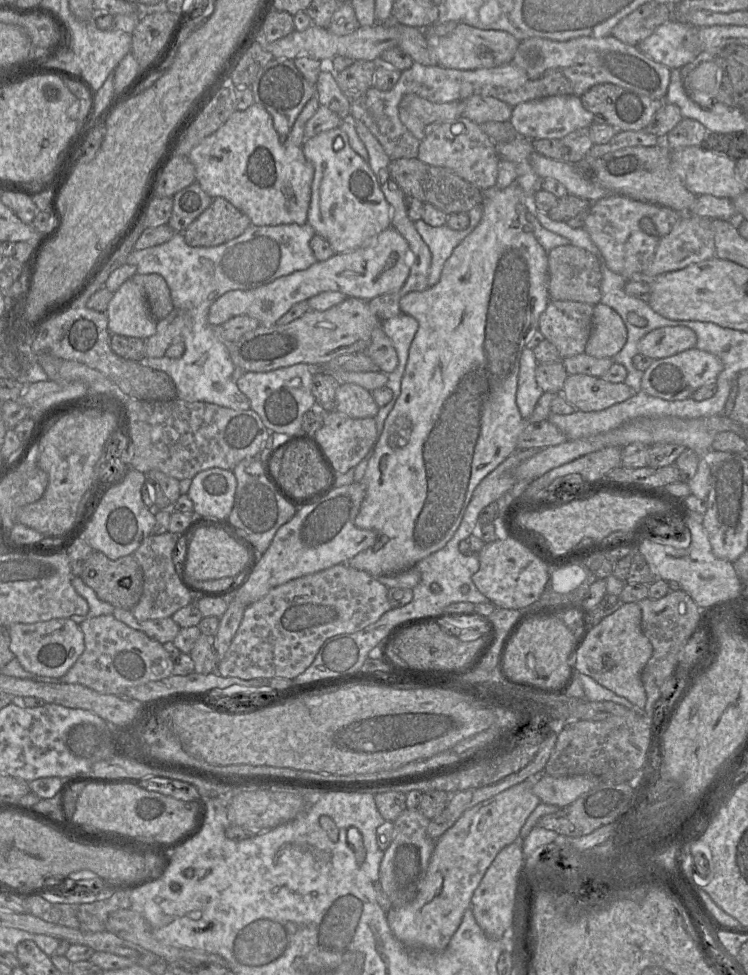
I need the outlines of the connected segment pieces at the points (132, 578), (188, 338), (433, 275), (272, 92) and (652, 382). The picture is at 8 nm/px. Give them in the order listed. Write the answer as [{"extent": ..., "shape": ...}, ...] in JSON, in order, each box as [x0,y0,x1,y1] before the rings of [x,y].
[{"extent":[79,551,143,610],"shape":[[[92,551],[79,575],[97,597],[115,608],[131,610],[139,601],[143,590],[143,570],[133,554],[111,560],[102,552]]]},{"extent":[126,222,318,410],"shape":[[[307,222],[303,225],[280,224],[277,226],[250,225],[240,236],[212,247],[189,246],[183,233],[176,233],[169,241],[142,250],[133,250],[126,259],[126,264],[136,266],[138,274],[159,274],[169,289],[174,308],[189,311],[189,326],[184,326],[181,337],[185,352],[180,358],[144,357],[138,361],[143,365],[167,373],[173,380],[177,398],[187,402],[208,402],[234,410],[250,409],[248,397],[242,393],[231,375],[235,365],[231,360],[226,344],[216,336],[216,327],[209,323],[208,312],[211,305],[223,294],[231,290],[253,290],[275,279],[305,270],[318,261],[310,248],[310,240],[315,235],[313,227]]]},{"extent":[415,205,483,287],"shape":[[[482,205],[472,208],[468,215],[469,225],[464,230],[453,230],[446,225],[433,227],[422,218],[415,222],[416,230],[431,252],[431,266],[428,275],[429,287],[439,281],[444,263],[450,257],[454,248],[479,224],[483,215]]]},{"extent":[250,58,316,138],"shape":[[[286,58],[272,59],[258,72],[250,88],[255,103],[270,114],[274,129],[281,138],[288,135],[303,107],[316,95],[315,86],[303,77],[293,60]]]},{"extent":[641,347,723,401],"shape":[[[694,347],[670,357],[654,360],[643,372],[641,390],[667,401],[684,400],[702,386],[716,382],[722,370],[723,364],[716,355]]]}]

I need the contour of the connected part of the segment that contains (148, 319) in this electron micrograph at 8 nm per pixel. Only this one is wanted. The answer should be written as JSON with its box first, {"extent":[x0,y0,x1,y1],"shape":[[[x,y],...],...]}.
{"extent":[106,279,157,340],"shape":[[[132,279],[113,293],[106,314],[110,334],[146,340],[157,329],[157,320],[150,312],[144,289]]]}

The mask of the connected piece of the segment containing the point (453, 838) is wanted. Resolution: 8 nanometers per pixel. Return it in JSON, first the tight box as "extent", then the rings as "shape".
{"extent":[386,775,541,951],"shape":[[[541,775],[534,776],[468,809],[435,841],[425,878],[415,899],[404,907],[391,908],[386,914],[389,928],[396,939],[405,946],[415,949],[443,951],[448,946],[461,923],[465,910],[471,907],[473,893],[487,869],[500,850],[518,838],[526,819],[541,803],[532,792],[533,785]]]}

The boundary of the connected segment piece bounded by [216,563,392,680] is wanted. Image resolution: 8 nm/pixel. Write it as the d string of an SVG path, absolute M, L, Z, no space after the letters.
M348 563L274 587L263 598L246 606L242 621L216 672L223 677L243 680L294 679L313 663L327 639L360 631L392 609L388 591L389 588L376 577Z

